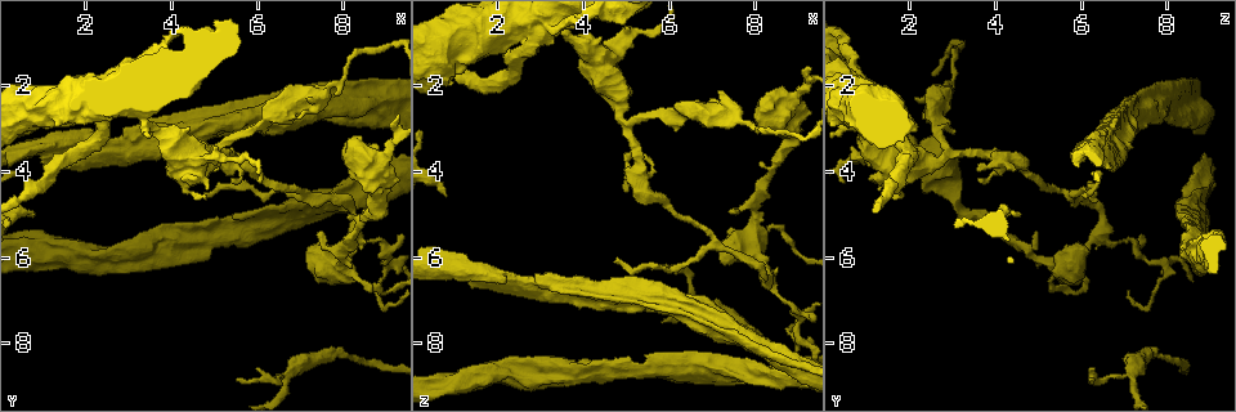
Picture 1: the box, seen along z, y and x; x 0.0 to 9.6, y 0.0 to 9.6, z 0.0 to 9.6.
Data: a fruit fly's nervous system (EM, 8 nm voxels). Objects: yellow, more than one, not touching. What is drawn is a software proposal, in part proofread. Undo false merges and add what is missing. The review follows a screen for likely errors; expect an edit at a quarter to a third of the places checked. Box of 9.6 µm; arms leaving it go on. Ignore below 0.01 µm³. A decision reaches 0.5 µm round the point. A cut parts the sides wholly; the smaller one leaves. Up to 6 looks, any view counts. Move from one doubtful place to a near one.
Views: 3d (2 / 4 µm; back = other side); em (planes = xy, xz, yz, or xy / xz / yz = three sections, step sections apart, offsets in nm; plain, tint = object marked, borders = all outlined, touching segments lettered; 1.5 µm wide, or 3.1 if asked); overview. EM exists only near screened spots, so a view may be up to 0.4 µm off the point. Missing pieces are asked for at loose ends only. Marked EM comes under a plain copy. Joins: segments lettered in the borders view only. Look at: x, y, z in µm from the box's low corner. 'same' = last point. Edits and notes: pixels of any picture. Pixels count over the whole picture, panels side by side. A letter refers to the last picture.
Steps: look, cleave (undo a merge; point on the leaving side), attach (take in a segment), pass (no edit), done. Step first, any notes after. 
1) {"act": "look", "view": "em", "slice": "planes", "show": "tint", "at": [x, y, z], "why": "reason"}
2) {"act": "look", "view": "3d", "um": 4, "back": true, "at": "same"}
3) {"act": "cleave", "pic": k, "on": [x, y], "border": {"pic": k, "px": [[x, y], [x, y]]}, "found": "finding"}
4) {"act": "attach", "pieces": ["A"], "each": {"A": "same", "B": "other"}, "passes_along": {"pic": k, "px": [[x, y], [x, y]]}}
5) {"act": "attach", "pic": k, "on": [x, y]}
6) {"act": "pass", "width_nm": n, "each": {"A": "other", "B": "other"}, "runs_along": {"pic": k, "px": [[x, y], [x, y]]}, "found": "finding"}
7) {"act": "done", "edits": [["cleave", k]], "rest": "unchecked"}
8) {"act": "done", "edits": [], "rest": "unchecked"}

{"act": "look", "view": "3d", "um": 4, "back": true, "at": [7.10, 4.60, 5.70]}

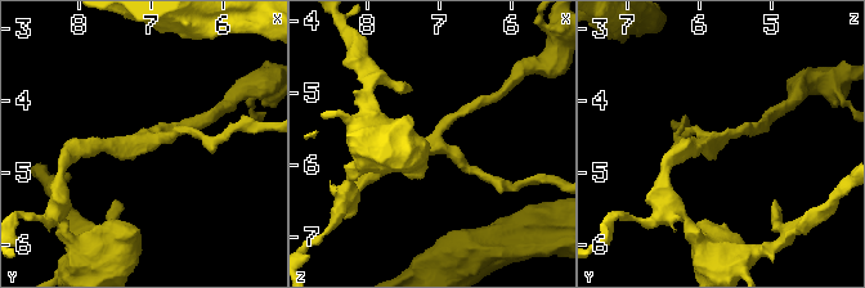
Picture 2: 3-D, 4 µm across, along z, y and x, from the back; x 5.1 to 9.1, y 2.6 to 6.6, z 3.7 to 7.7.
{"act": "look", "view": "em", "slice": "planes", "show": "tint", "at": [7.05, 4.55, 5.70]}

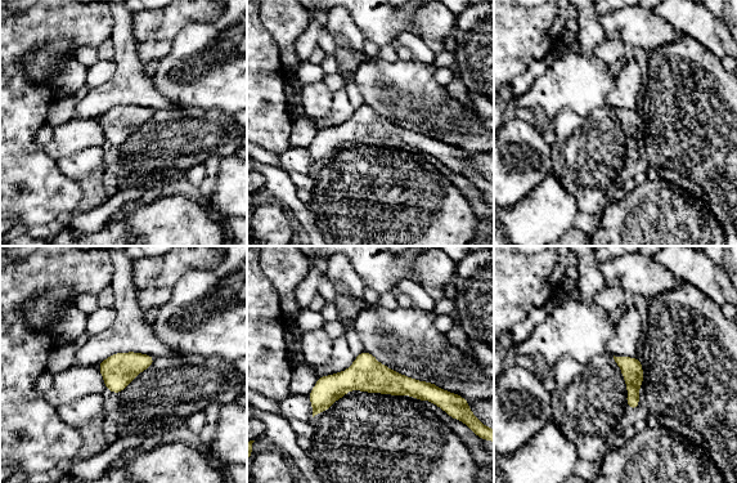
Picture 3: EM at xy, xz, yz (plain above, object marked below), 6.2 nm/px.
{"act": "look", "view": "em", "slice": "planes", "show": "borders", "at": "same", "why": "see the neighbours"}

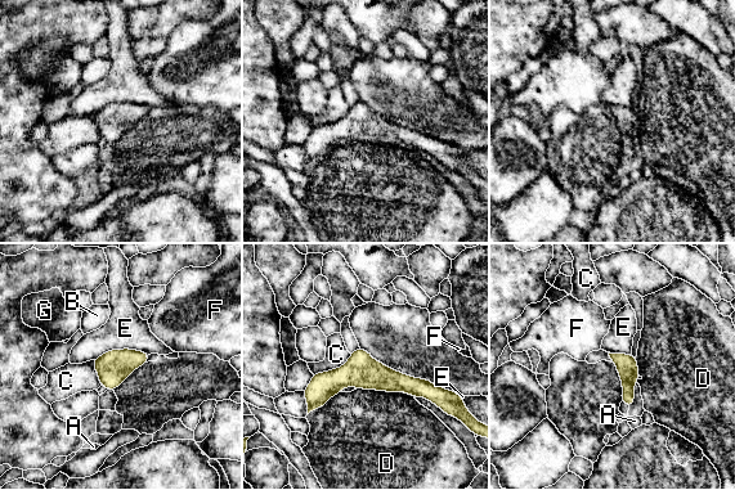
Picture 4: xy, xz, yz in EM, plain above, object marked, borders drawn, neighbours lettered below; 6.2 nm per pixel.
{"act": "pass", "longest_contact_nm": ["D", 360], "each": {"A": "other", "B": "other", "C": "other", "D": "other", "E": "other", "F": "other", "G": "other"}, "found": "continuous, no second cell"}

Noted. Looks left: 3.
{"act": "look", "view": "3d", "um": 4, "at": [4.80, 5.45, 8.65], "why": "a fork"}

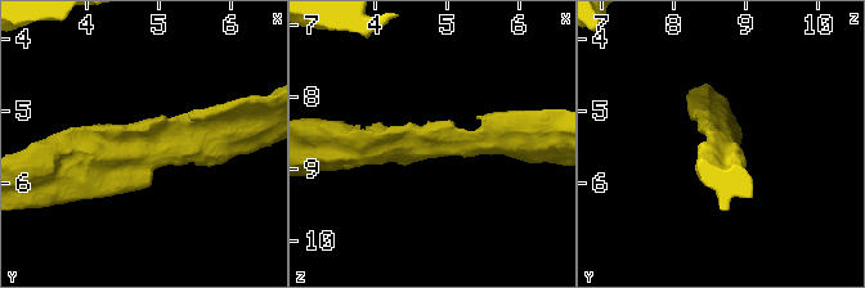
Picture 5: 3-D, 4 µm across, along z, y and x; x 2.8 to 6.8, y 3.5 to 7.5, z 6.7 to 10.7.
{"act": "look", "view": "em", "slice": "xz", "step": 8, "show": "tint", "at": [4.80, 5.50, 8.70]}

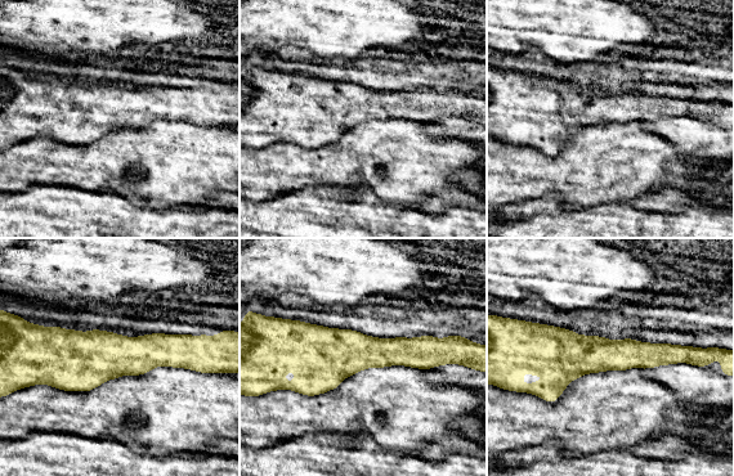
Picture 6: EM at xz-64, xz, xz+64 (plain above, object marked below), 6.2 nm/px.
{"act": "look", "view": "em", "slice": "planes", "show": "borders", "at": "same", "why": "cut it another way"}

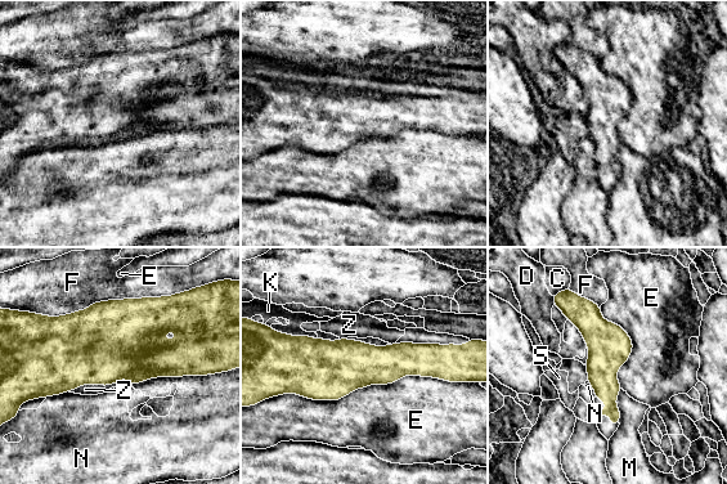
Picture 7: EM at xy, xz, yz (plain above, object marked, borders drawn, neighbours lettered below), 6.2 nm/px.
{"act": "pass", "width_nm": 280, "each": {"C": "other", "D": "other", "E": "other", "F": "other", "K": "other", "M": "other", "N": "other", "S": "other", "Z": "other"}, "border": {"pic": 7, "px": [[453, 381], [278, 395]]}, "found": "one cell here"}

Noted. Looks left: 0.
{"act": "done", "edits": [], "rest": "unchecked"}

